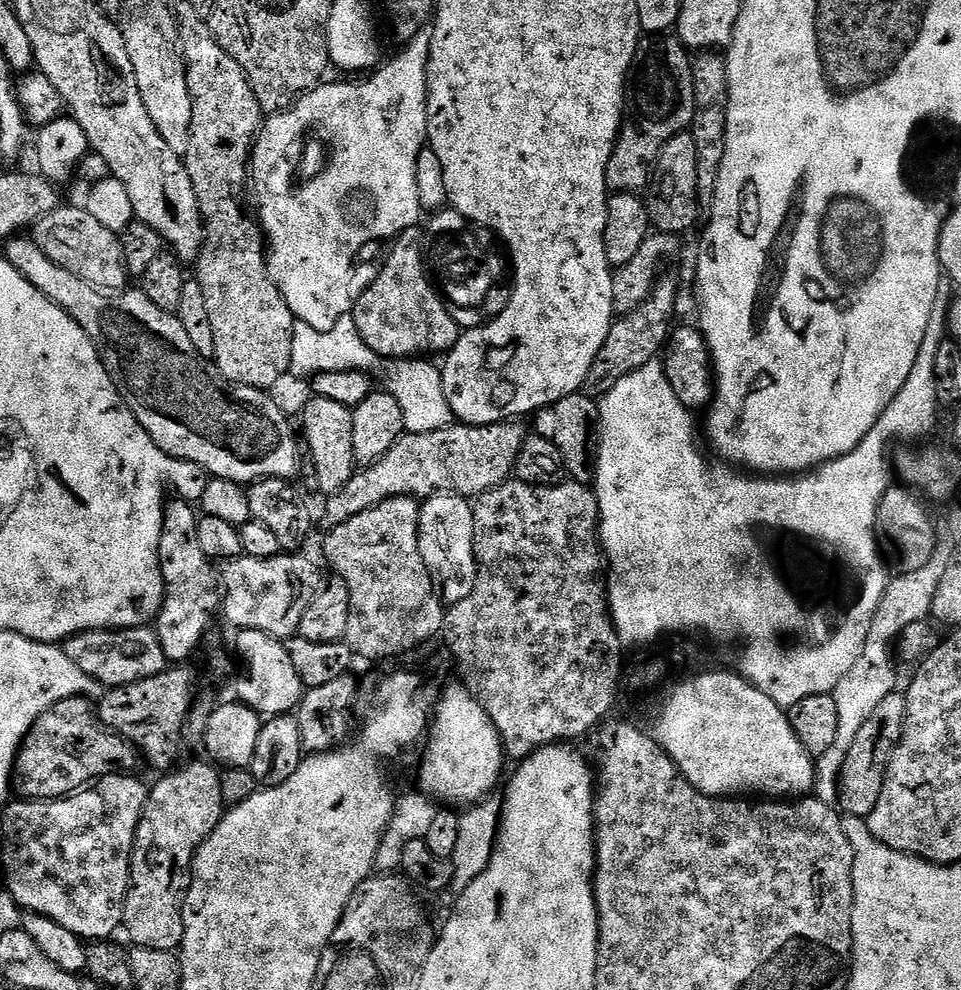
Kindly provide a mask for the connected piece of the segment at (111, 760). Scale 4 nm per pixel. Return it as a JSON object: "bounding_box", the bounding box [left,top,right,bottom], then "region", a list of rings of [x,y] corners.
{"bounding_box":[12,696,136,800],"region":[[[71,696],[50,706],[20,743],[12,786],[15,795],[25,800],[58,800],[104,776],[135,773],[136,760],[136,748],[100,719],[97,705],[89,697]]]}

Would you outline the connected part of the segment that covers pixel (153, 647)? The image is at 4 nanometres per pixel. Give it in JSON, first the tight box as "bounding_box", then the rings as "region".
{"bounding_box":[62,626,170,688],"region":[[[152,626],[95,628],[71,636],[70,639],[63,641],[62,647],[66,658],[70,658],[70,662],[74,662],[78,670],[82,670],[82,674],[90,674],[90,678],[94,678],[108,688],[154,678],[154,674],[165,671],[170,664],[162,650],[162,642],[158,638],[155,627]]]}

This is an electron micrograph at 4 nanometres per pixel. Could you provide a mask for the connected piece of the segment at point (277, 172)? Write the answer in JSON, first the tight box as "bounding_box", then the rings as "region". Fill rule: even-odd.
{"bounding_box":[250,30,431,332],"region":[[[425,30],[418,33],[414,39],[407,41],[404,48],[392,61],[381,63],[367,78],[360,78],[357,84],[328,84],[321,83],[313,92],[301,96],[292,107],[284,112],[269,115],[263,121],[260,135],[252,145],[252,159],[250,161],[250,180],[254,185],[254,200],[260,203],[259,223],[266,237],[266,255],[268,258],[268,273],[272,281],[278,286],[282,298],[286,298],[286,306],[290,306],[293,316],[299,323],[314,326],[314,330],[328,332],[343,316],[349,315],[355,308],[358,298],[372,285],[373,273],[359,272],[355,268],[356,259],[360,251],[367,244],[376,244],[379,240],[395,241],[405,235],[422,217],[420,199],[418,198],[418,154],[428,143],[428,55],[430,54],[431,31]],[[280,140],[288,144],[284,148],[284,156],[280,156]],[[311,144],[321,144],[324,148],[316,148],[312,152]]]}

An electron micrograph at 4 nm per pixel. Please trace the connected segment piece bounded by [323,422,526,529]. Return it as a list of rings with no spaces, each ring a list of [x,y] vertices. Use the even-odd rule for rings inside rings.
[[[453,422],[442,430],[426,434],[405,432],[378,462],[361,467],[324,504],[324,520],[329,529],[350,522],[362,510],[370,510],[396,496],[427,498],[433,494],[455,494],[475,498],[491,488],[505,483],[515,473],[518,454],[526,439],[520,422],[487,424],[479,428],[473,424]]]

